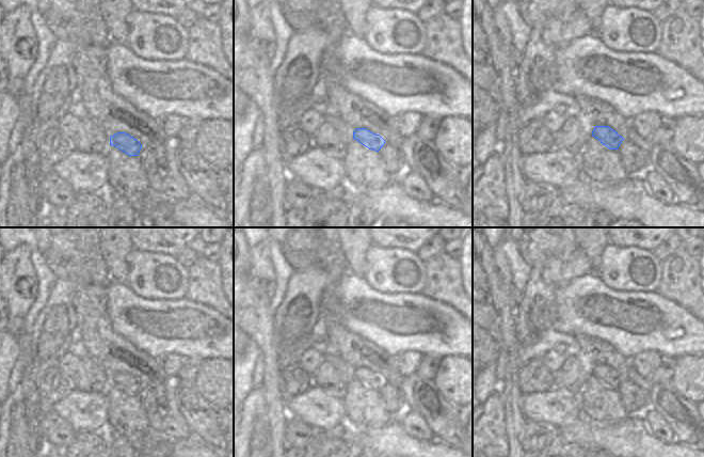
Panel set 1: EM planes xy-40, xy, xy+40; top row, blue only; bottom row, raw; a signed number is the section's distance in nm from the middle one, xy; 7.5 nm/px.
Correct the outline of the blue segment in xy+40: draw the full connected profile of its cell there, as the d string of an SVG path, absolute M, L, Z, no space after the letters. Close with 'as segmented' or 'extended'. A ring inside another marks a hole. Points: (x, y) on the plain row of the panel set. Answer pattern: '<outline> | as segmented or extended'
M595 365L592 375L610 389L618 389L624 379L623 376L608 365Z | as segmented

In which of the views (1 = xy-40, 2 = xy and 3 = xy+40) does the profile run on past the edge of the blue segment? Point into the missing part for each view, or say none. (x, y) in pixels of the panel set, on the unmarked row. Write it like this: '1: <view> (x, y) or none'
1: none
2: none
3: none

